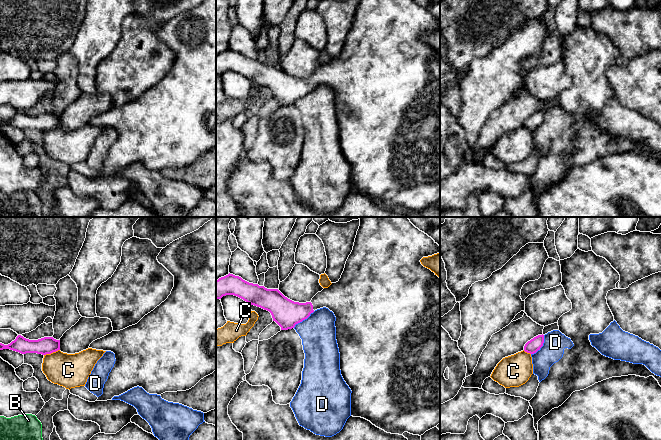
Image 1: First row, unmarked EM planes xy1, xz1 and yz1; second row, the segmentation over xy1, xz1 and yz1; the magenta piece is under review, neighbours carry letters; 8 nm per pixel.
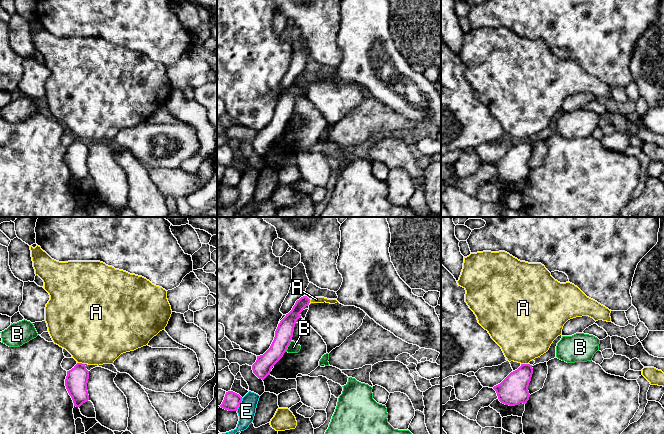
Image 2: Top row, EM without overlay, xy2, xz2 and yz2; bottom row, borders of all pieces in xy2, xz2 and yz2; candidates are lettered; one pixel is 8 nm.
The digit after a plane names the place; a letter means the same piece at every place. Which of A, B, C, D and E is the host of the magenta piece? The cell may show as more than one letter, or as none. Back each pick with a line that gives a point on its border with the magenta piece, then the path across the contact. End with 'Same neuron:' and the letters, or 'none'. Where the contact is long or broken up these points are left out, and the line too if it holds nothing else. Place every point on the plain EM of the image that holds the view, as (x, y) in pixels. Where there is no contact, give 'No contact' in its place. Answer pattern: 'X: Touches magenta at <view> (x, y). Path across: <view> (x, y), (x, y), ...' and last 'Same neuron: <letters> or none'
Same neuron: none

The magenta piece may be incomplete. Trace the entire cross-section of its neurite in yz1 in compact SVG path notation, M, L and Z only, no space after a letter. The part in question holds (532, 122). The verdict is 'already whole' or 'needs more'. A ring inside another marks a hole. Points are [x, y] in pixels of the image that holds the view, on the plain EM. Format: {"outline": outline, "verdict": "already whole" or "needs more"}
{"outline": "M538 111L528 117L524 122L524 127L530 130L536 129L543 122L544 111Z", "verdict": "already whole"}

